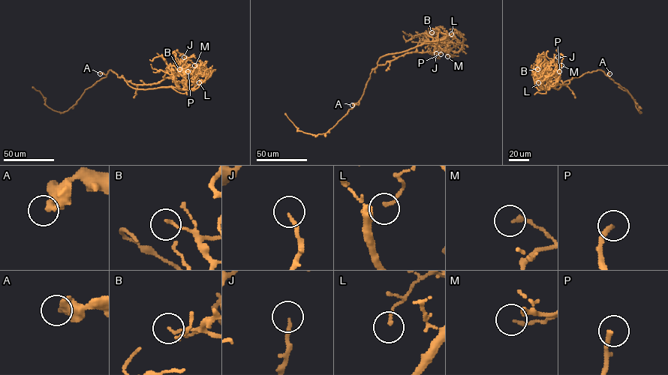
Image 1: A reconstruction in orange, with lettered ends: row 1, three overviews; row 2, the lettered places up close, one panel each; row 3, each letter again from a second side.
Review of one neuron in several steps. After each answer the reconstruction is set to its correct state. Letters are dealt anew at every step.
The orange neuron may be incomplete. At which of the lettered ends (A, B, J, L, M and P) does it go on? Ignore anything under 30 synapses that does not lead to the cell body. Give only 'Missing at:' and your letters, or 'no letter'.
Missing at: no letter

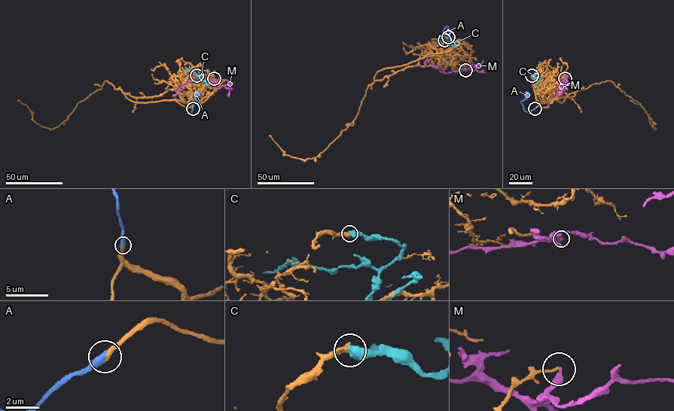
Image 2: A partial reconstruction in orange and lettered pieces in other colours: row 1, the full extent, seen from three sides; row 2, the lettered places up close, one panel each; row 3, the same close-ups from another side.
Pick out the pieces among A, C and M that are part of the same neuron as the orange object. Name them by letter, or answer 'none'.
A

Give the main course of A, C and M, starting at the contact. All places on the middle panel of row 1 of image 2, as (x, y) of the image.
A: (444, 41), (443, 31), (447, 25), (446, 31), (450, 32)
C: (448, 37), (455, 38), (451, 47), (457, 43)
M: (466, 70), (444, 72), (437, 66), (425, 62), (426, 57)

